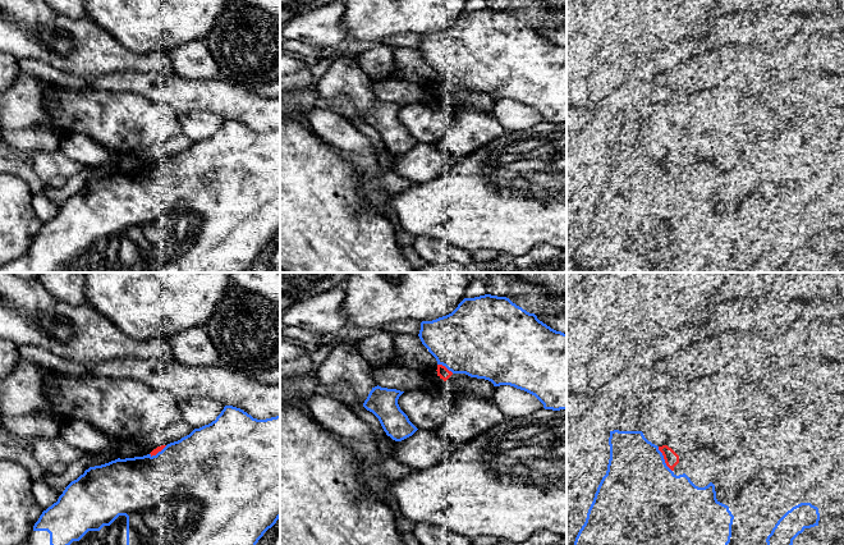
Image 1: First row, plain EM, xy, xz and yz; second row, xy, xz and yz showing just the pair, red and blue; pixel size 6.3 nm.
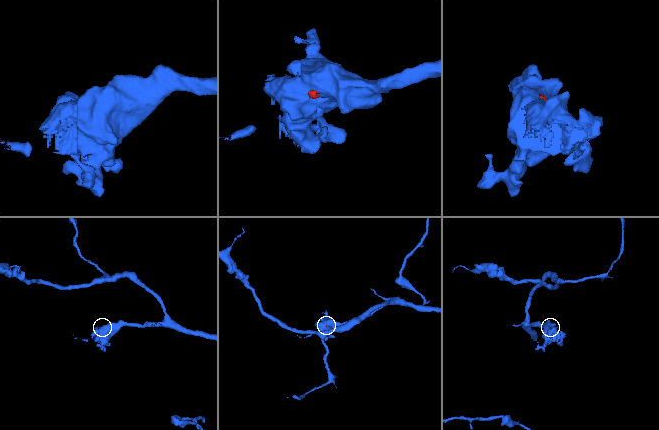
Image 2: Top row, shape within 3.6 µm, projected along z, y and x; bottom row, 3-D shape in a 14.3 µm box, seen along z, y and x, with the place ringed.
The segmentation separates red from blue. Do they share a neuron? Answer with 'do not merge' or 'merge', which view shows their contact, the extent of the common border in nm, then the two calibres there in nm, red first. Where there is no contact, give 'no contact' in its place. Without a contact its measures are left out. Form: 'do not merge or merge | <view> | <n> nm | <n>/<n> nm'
merge | yz | 180 nm | 90/460 nm

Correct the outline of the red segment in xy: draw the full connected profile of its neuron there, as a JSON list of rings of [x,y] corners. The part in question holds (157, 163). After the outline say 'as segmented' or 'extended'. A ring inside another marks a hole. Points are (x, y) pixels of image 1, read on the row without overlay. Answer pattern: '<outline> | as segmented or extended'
[[[225,119],[208,138],[161,159],[143,170],[115,173],[90,180],[72,194],[58,215],[42,225],[28,252],[0,266],[0,272],[243,272],[280,232],[280,129],[257,133],[240,122]]] | extended

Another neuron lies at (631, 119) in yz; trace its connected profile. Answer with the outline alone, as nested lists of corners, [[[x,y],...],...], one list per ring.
[[[628,102],[623,106],[623,127],[619,145],[642,145],[641,138],[641,116],[636,102]]]

